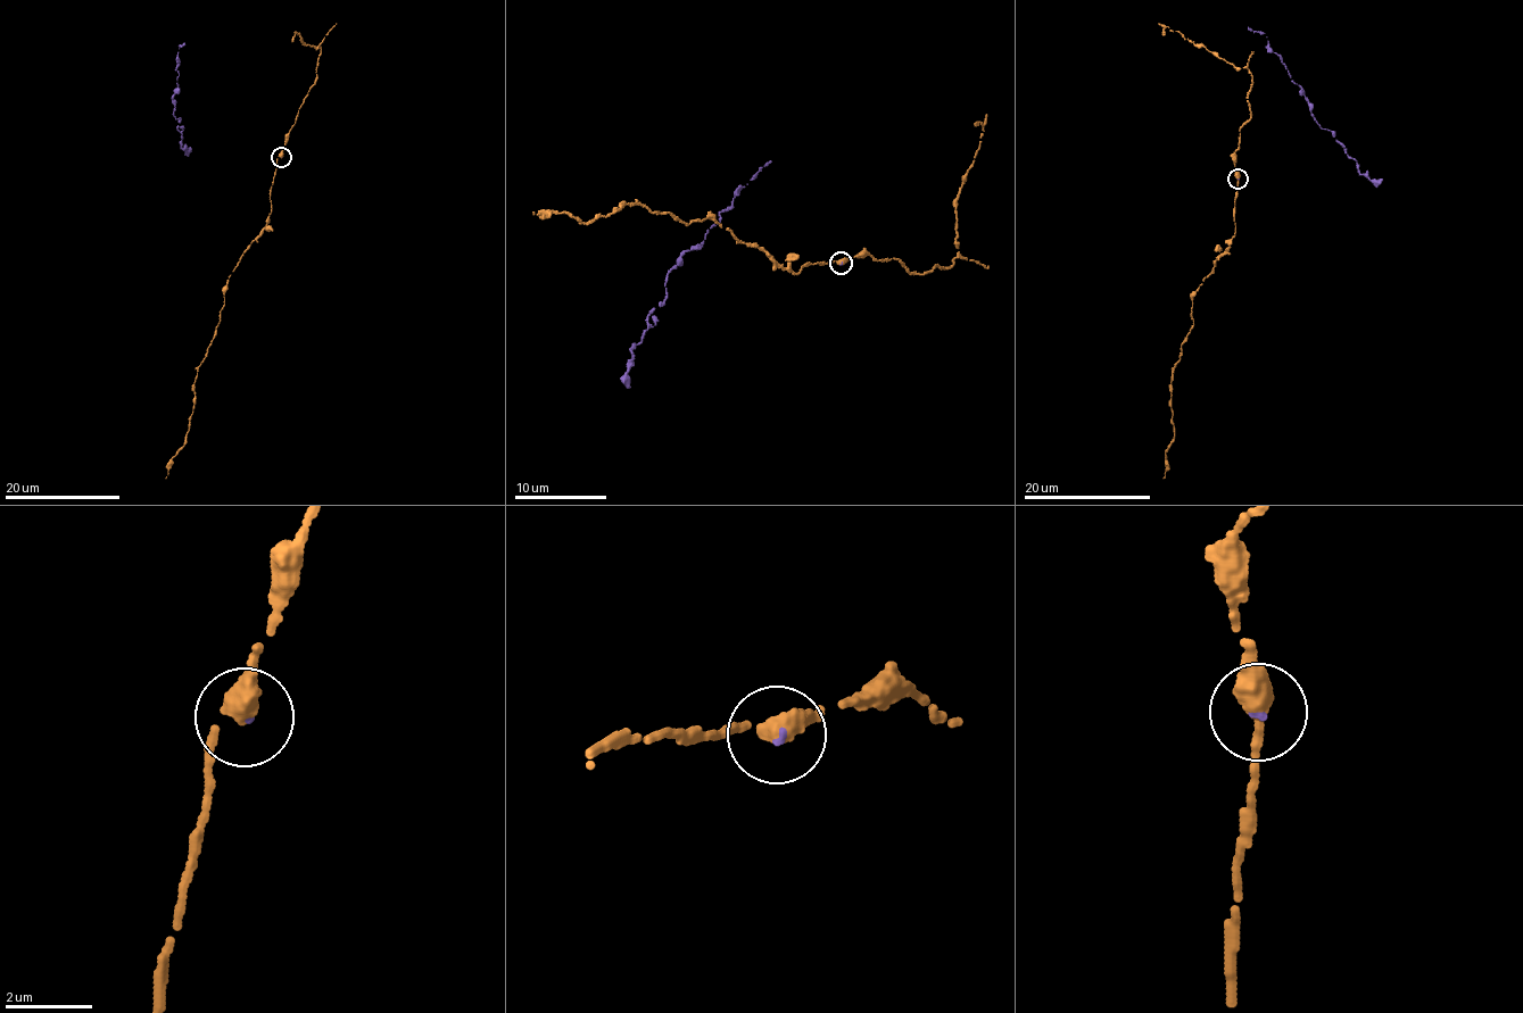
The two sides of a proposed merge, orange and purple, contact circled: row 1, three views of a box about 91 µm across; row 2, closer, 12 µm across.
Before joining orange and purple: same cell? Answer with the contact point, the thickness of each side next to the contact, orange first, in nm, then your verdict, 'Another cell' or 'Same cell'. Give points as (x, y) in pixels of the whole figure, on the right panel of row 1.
Place: (1238, 179). Thickness 360 nm (orange) against 100 nm. Same cell

